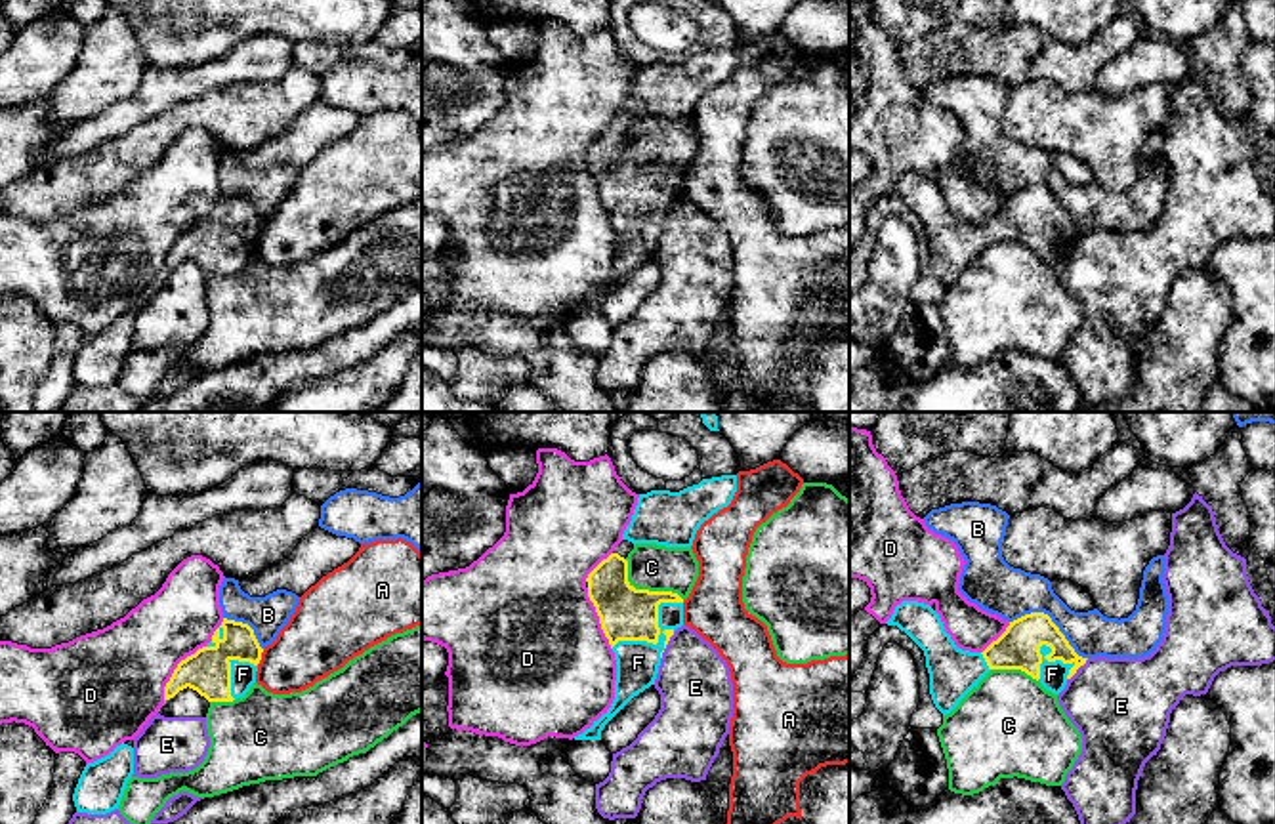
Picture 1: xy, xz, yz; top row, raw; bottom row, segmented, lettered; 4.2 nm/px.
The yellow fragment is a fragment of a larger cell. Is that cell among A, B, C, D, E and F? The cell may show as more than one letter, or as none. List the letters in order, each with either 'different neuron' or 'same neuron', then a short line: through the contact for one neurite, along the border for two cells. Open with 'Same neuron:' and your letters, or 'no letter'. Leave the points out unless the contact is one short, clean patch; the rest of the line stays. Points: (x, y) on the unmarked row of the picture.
Same neuron: F
A: different neuron; line xy (264, 222), (256, 237)
B: different neuron
C: different neuron; line xz (625, 132), (628, 153), (636, 161), (670, 163), (684, 172)
D: different neuron
E: different neuron
F: same neuron

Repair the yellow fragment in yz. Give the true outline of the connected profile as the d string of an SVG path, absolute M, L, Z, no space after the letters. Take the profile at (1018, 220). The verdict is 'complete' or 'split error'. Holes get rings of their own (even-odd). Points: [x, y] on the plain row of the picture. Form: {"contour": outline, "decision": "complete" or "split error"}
{"contour": "M918 174L897 177L886 196L897 198L924 223L930 267L943 288L951 286L991 242L1021 242L1046 263L1059 267L1088 233L1075 225L1044 185L1010 195L983 225L958 221L939 187Z", "decision": "split error"}

